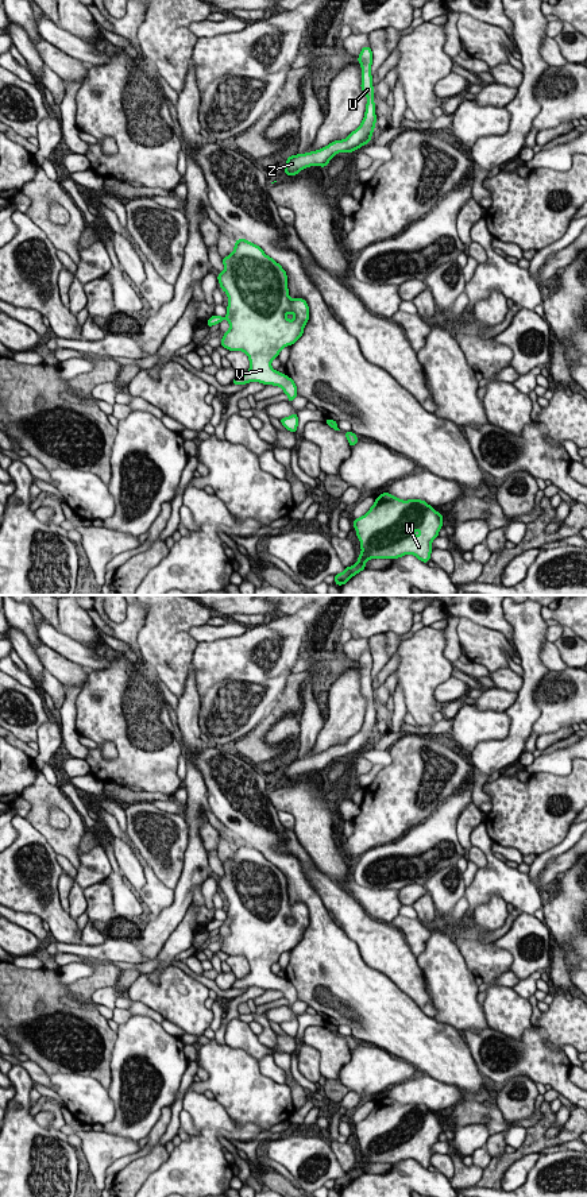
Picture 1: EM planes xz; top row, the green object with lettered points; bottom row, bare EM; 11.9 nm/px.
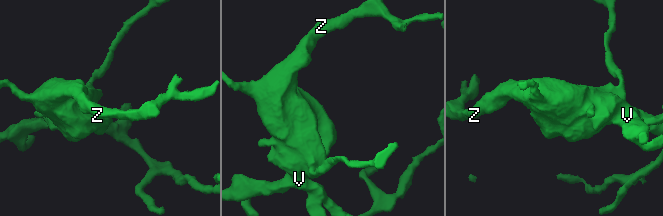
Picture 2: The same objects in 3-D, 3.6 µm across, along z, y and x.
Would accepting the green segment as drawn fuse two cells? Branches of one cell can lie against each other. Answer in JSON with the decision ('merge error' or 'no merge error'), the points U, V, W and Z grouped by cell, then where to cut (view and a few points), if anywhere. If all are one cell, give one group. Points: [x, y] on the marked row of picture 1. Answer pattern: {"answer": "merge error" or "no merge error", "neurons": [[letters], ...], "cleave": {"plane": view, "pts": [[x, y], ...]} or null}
{"answer": "merge error", "neurons": [["U", "V", "Z"], ["W"]], "cleave": {"plane": "xz", "pts": [[336, 425], [331, 427]]}}

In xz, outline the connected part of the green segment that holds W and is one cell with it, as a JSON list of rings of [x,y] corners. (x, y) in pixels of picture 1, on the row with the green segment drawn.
[[[382,493],[370,510],[352,520],[362,552],[358,563],[335,575],[335,584],[343,586],[366,569],[371,559],[398,559],[414,555],[422,563],[430,560],[432,541],[443,528],[443,513],[422,499],[402,501]]]

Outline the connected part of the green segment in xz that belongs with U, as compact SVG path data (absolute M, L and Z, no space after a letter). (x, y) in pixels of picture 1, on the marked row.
M364 46L358 57L358 62L362 66L362 84L360 88L366 93L367 104L362 124L352 131L345 139L331 142L328 146L305 152L294 154L286 158L285 174L289 177L297 175L301 170L310 166L321 166L323 169L337 152L351 154L367 144L372 138L372 131L376 127L375 103L374 103L374 86L371 76L372 51L370 46Z

